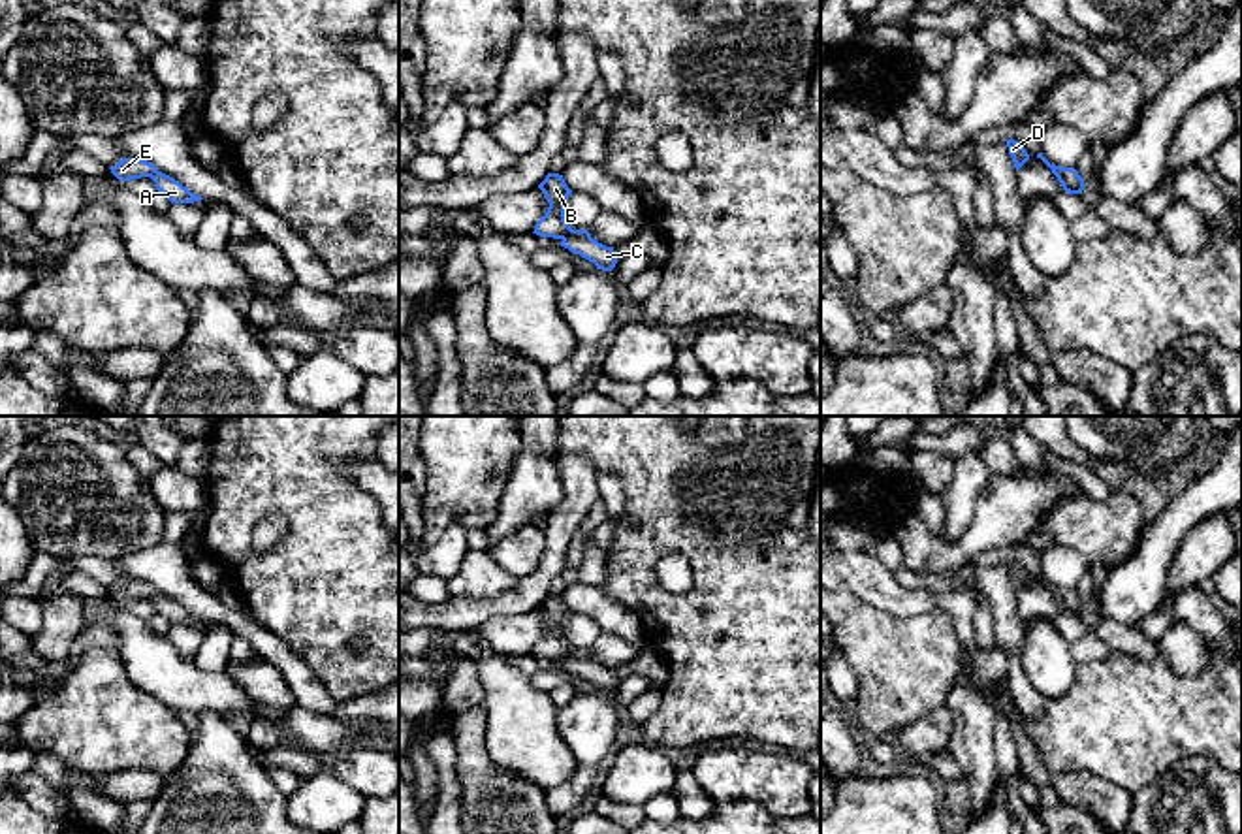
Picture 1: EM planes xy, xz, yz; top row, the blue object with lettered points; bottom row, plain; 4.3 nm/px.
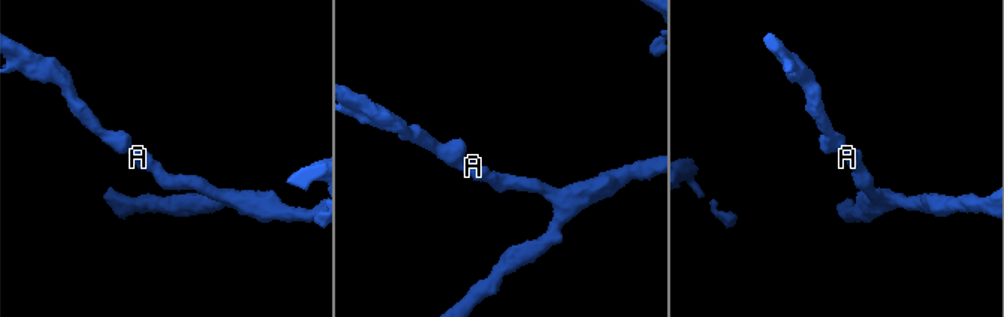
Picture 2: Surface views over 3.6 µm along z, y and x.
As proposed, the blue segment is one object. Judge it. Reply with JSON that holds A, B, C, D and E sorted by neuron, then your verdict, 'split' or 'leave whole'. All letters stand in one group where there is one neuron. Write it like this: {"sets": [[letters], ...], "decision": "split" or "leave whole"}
{"sets": [["A", "B", "C", "D", "E"]], "decision": "leave whole"}

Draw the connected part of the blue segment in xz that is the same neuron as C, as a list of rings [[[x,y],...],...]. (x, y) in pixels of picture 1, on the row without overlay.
[[[548,595],[538,610],[548,619],[549,629],[546,636],[536,644],[533,655],[559,661],[561,668],[593,683],[597,691],[612,693],[617,685],[613,670],[593,661],[585,650],[572,651],[568,648],[565,638],[565,625],[572,612],[566,608],[563,597]]]

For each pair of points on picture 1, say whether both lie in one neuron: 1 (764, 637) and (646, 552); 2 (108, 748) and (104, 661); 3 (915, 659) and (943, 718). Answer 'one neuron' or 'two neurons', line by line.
1: one neuron
2: one neuron
3: two neurons

